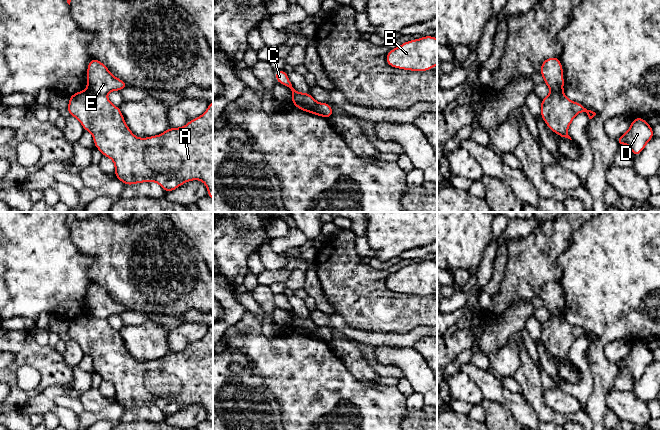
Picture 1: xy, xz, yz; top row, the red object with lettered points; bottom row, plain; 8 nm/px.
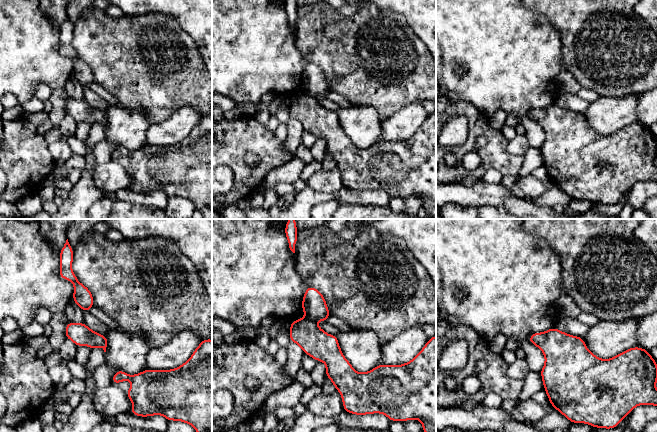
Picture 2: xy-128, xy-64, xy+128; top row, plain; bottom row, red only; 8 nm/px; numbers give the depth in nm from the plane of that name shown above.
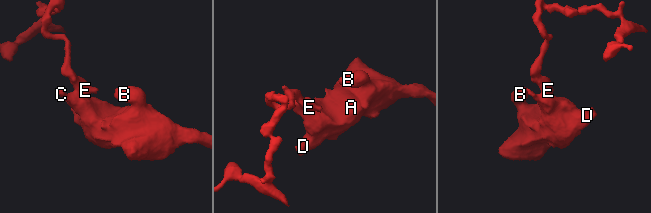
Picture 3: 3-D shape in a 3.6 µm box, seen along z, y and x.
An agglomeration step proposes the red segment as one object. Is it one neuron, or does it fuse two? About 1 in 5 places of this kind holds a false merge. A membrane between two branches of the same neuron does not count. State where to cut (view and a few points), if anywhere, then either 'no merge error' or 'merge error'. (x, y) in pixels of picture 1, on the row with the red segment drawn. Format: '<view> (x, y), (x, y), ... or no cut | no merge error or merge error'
xy (87, 89), (105, 95) | merge error

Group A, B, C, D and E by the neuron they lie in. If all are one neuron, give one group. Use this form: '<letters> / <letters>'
A B C D / E

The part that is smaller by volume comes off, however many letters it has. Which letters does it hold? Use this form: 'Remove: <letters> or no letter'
Remove: A, B, C, D

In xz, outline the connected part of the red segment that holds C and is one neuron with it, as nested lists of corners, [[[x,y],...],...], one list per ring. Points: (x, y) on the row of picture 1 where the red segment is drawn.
[[[284,70],[275,71],[275,78],[277,82],[287,86],[292,91],[292,104],[302,111],[306,111],[318,116],[322,116],[319,108],[319,102],[317,102],[310,93],[301,93],[296,91],[288,79],[288,74]]]

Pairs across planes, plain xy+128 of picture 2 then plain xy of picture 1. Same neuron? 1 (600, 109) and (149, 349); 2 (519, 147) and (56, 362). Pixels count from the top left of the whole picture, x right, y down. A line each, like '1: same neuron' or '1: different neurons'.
1: same neuron
2: different neurons

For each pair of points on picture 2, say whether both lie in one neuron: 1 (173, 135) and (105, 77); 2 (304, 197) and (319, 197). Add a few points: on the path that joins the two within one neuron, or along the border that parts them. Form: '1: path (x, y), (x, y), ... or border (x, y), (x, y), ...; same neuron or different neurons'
1: border (178, 109), (167, 118), (151, 124); different neurons
2: path (308, 197), (315, 197); same neuron

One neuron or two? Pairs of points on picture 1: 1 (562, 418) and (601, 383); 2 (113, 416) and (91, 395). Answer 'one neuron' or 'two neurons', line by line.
1: two neurons
2: two neurons

